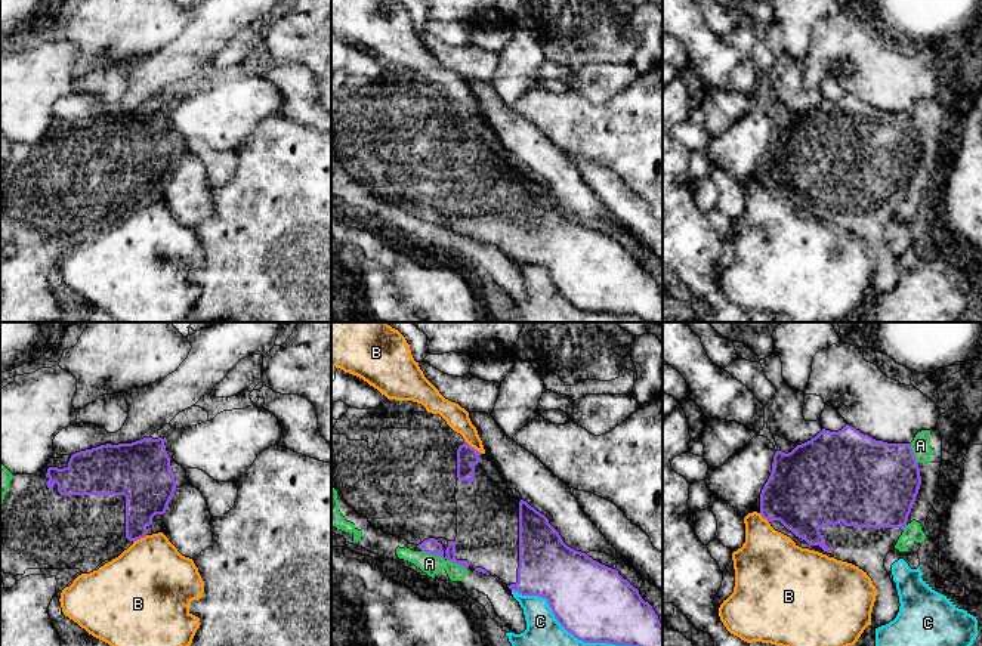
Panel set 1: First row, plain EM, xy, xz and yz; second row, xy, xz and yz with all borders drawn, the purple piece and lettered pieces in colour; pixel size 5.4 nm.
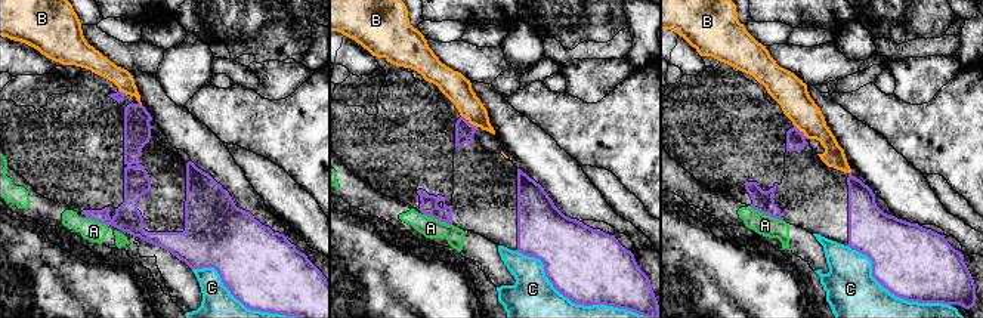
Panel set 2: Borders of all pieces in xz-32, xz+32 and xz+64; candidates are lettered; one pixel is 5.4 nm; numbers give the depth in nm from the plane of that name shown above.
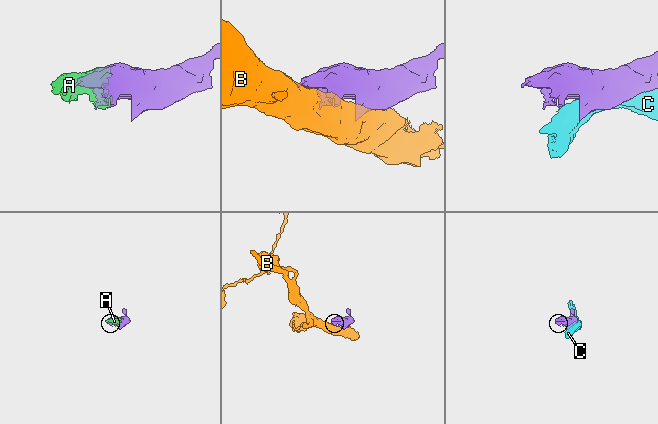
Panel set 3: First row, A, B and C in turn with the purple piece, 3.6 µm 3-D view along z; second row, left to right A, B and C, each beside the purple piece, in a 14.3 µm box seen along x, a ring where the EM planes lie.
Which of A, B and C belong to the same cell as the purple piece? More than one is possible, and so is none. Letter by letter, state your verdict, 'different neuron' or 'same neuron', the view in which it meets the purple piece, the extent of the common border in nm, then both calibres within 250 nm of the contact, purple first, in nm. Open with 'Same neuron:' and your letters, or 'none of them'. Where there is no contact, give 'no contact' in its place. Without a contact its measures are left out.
Same neuron: none of them
A: different neuron; contact in xz; length 140 nm; calibres 80 and 110 nm
B: different neuron; contact in xz; length 120 nm; calibres 120 and 120 nm
C: different neuron; contact in xz; length 650 nm; calibres 420 and 180 nm

